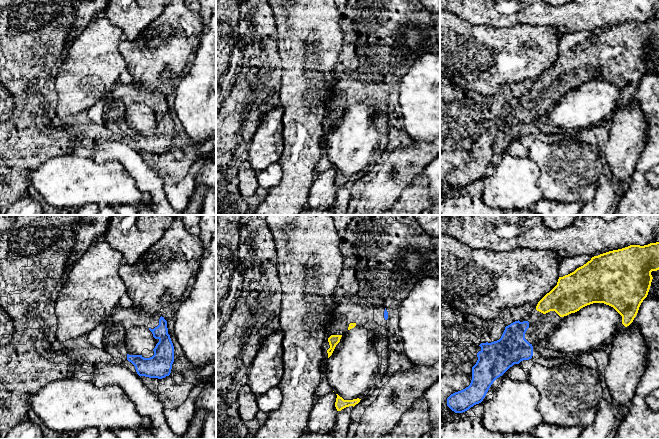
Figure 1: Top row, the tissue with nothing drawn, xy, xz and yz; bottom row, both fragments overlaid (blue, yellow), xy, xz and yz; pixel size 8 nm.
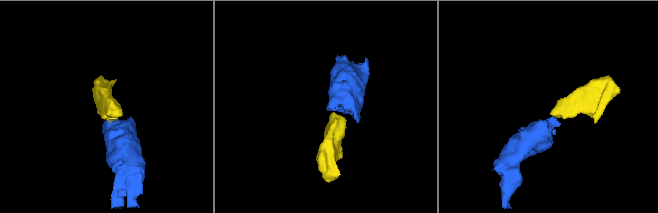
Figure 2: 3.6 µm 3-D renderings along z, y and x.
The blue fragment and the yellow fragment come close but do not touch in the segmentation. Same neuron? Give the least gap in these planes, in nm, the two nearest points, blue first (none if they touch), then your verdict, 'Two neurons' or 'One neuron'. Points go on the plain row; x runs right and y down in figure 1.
Distance 120 nm. Across: yz (527, 97), (537, 86). One neuron

